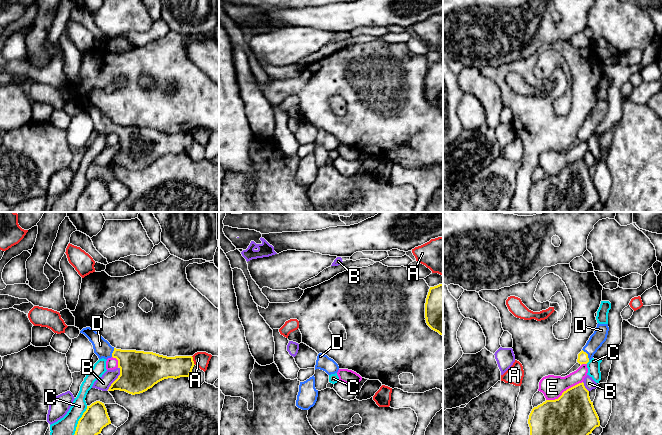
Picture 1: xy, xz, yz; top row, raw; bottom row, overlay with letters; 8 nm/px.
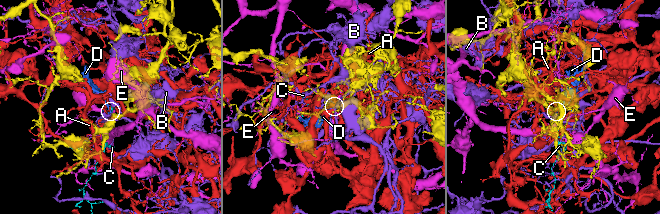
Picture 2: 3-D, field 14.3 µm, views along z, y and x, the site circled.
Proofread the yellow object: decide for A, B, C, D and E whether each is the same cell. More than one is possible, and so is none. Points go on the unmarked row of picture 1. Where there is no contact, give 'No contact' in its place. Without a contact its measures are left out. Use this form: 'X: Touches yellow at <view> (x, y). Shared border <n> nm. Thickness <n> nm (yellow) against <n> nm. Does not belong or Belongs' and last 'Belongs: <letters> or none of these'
A: Touches yellow at xy (192, 136). Shared border 80 nm. Thickness 190 nm (yellow) against 130 nm. Does not belong
B: Touches yellow at xy (117, 154). Shared border 200 nm. Thickness 320 nm (yellow) against 110 nm. Does not belong
C: Touches yellow at xy (78, 197). Shared border 260 nm. Thickness 200 nm (yellow) against 190 nm. Does not belong
D: Touches yellow at yz (587, 130). Shared border 110 nm. Thickness 80 nm (yellow) against 120 nm. Belongs
E: Touches yellow at yz (564, 167). Shared border 340 nm. Thickness 400 nm (yellow) against 180 nm. Does not belong
Belongs: D

